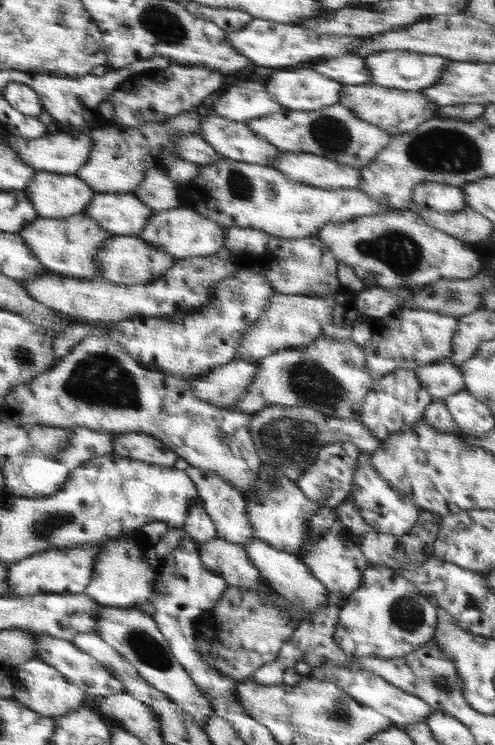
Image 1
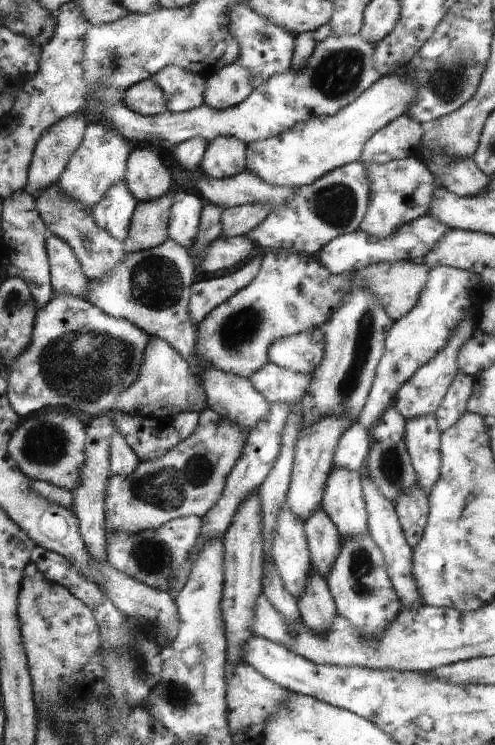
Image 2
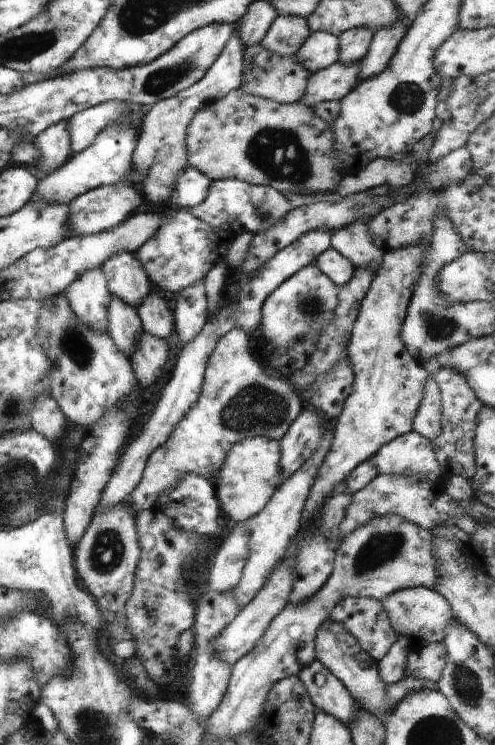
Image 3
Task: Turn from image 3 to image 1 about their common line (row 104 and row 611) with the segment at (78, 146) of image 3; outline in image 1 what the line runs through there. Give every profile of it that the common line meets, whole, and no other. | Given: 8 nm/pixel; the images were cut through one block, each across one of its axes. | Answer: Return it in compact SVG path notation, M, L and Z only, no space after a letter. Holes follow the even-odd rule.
M105 605L101 606L96 618L95 630L97 630L99 637L107 642L114 651L118 652L118 655L124 658L126 663L134 666L144 681L160 690L182 710L188 712L198 727L203 729L206 719L214 714L212 705L189 678L176 658L173 658L172 651L168 647L168 641L158 630L156 621L138 609L121 609L120 607L106 607Z

